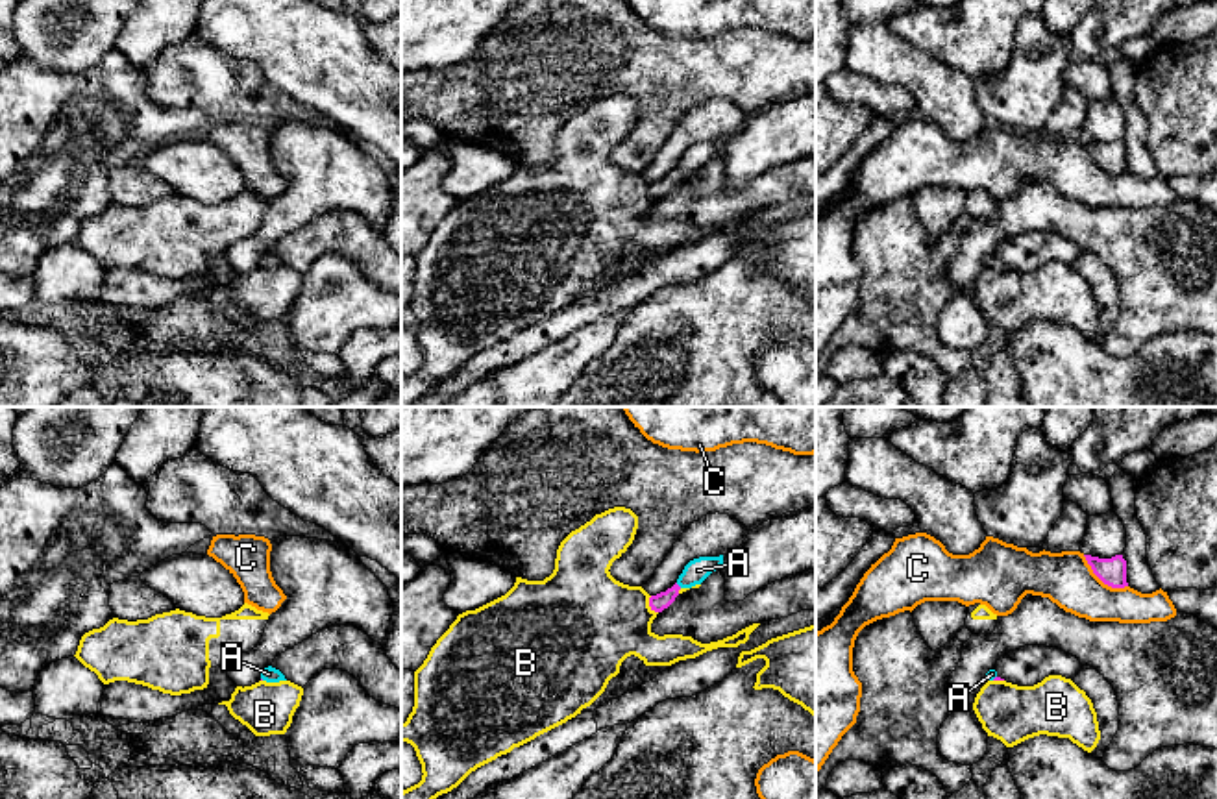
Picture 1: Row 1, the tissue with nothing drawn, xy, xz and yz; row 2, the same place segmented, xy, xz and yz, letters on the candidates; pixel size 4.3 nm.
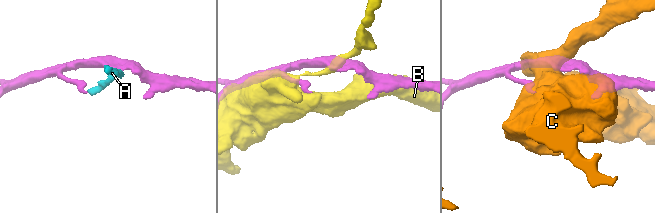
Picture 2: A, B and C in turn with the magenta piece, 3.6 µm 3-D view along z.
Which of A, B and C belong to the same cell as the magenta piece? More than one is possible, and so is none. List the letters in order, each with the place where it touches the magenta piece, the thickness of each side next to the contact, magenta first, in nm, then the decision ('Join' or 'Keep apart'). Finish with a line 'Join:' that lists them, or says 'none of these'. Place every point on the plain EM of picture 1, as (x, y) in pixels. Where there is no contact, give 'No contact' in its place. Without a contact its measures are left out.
A: Touches magenta at xz (677, 171). Thickness 70 nm (magenta) against 100 nm. Join
B: Touches magenta at xz (650, 191). Thickness 70 nm (magenta) against 400 nm. Keep apart
C: Touches magenta at yz (1103, 167). Thickness 120 nm (magenta) against 220 nm. Keep apart
Join: A

